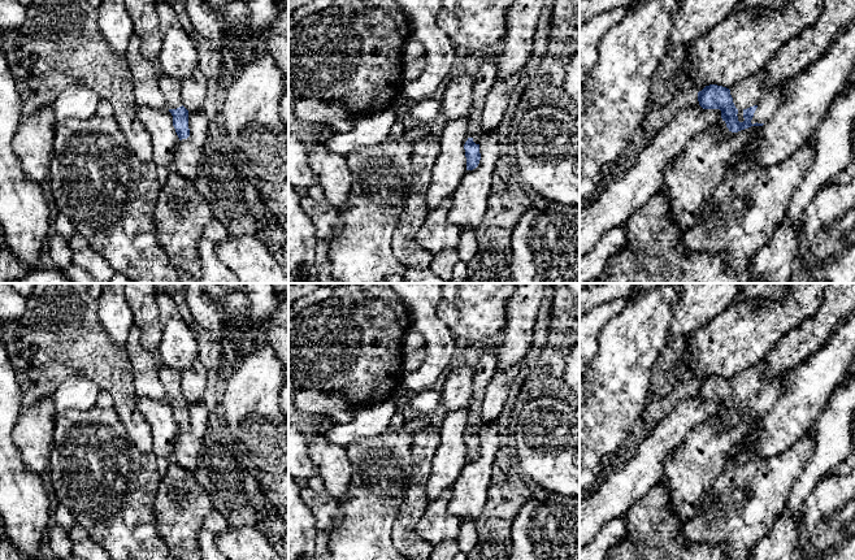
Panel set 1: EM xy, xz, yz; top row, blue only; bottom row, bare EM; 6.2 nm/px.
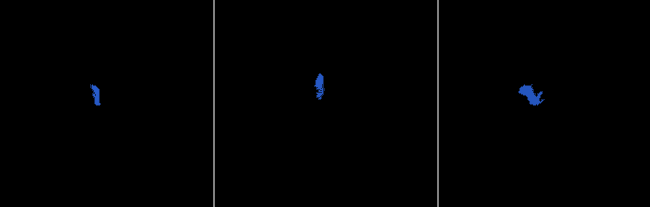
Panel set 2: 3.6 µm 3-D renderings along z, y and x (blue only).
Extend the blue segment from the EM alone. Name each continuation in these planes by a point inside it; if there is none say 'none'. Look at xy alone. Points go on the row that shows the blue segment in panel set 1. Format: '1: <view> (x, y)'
1: xy (172, 90)

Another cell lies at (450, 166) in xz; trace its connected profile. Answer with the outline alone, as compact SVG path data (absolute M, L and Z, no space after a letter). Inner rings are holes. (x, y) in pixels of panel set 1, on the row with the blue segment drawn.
M459 118L446 121L440 133L440 152L431 169L431 182L426 192L426 208L429 212L451 199L466 173L466 157L464 144L468 140L468 120Z

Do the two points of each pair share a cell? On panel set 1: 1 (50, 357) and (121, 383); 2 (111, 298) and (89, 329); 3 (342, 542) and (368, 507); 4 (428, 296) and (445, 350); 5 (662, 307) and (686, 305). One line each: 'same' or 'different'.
1: same
2: different
3: same
4: same
5: different

